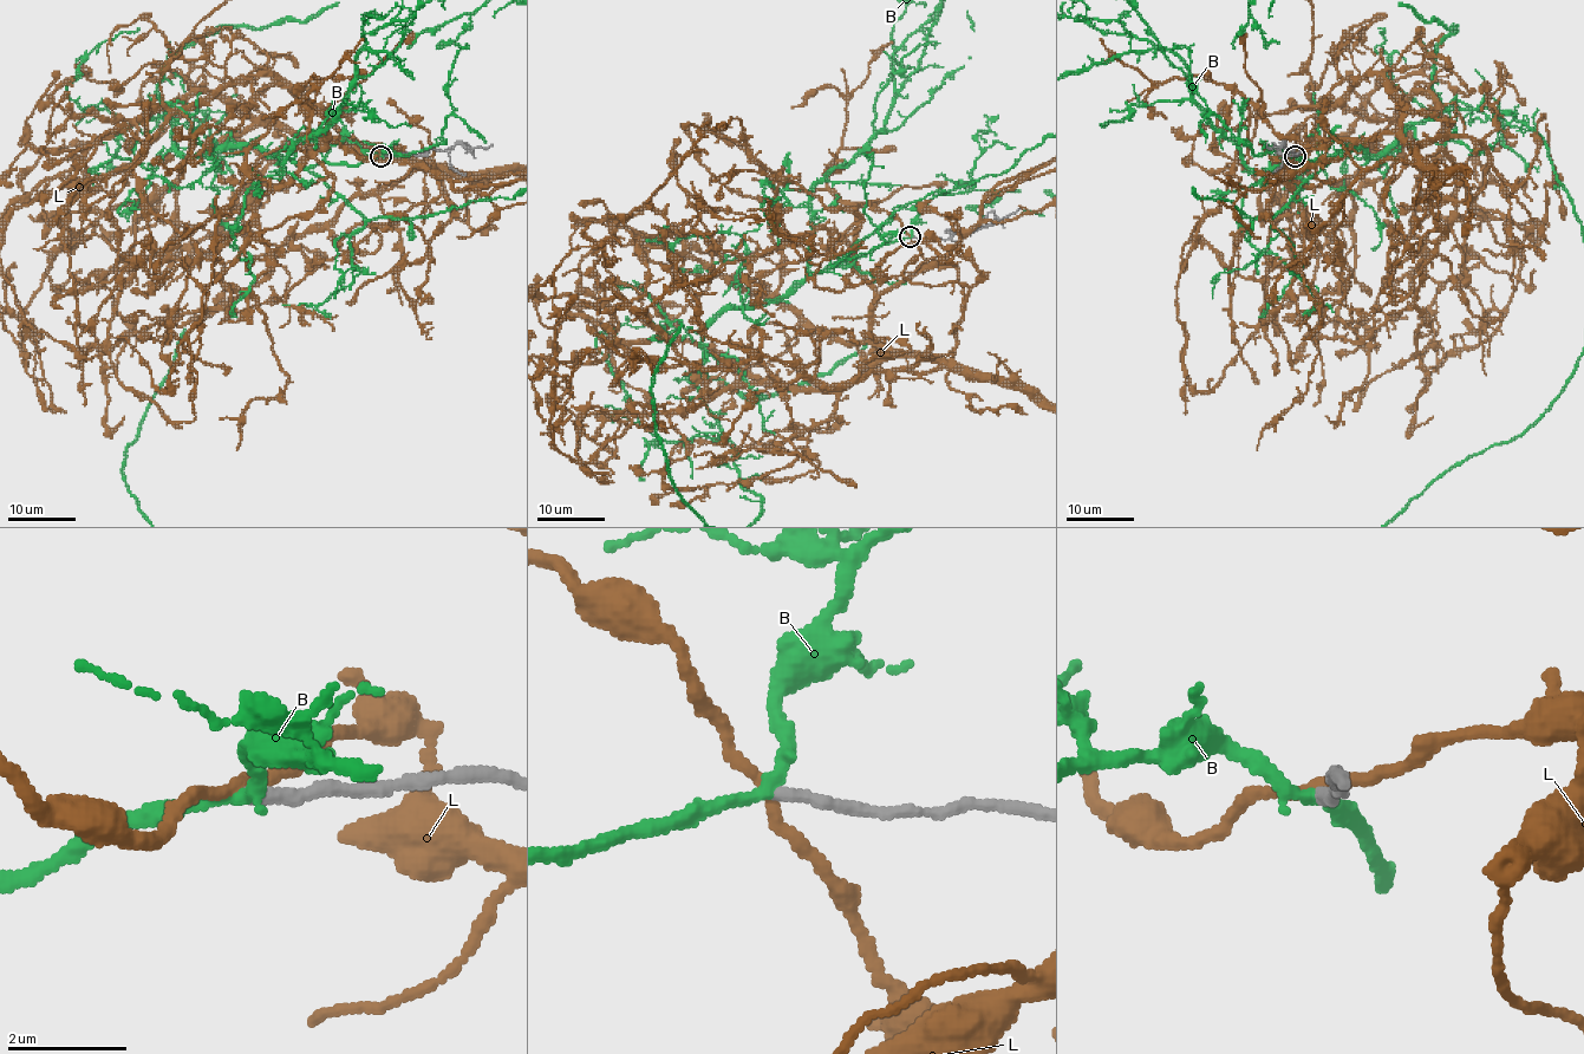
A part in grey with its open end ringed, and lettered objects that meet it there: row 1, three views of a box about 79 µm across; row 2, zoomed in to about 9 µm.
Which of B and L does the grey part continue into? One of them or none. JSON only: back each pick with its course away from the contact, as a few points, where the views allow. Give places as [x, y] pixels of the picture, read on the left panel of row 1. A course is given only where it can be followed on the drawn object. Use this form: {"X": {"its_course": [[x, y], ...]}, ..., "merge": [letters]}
{"merge": ["B"]}

